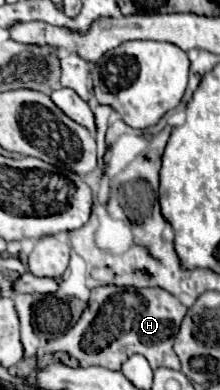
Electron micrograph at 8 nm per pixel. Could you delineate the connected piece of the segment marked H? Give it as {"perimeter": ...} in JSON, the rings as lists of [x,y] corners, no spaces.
{"perimeter":[[[101,286],[95,288],[91,292],[89,298],[89,306],[85,308],[85,312],[81,314],[79,322],[67,330],[65,334],[61,334],[57,340],[49,340],[37,356],[41,356],[43,352],[57,352],[57,350],[65,350],[69,352],[73,358],[79,360],[79,366],[103,366],[109,370],[121,370],[123,362],[133,356],[133,354],[141,354],[147,358],[147,362],[151,364],[151,368],[159,368],[165,366],[165,362],[179,362],[177,354],[173,352],[173,340],[177,336],[177,328],[181,324],[181,320],[185,318],[187,308],[169,292],[161,290],[161,288],[119,288],[119,286]]]}

